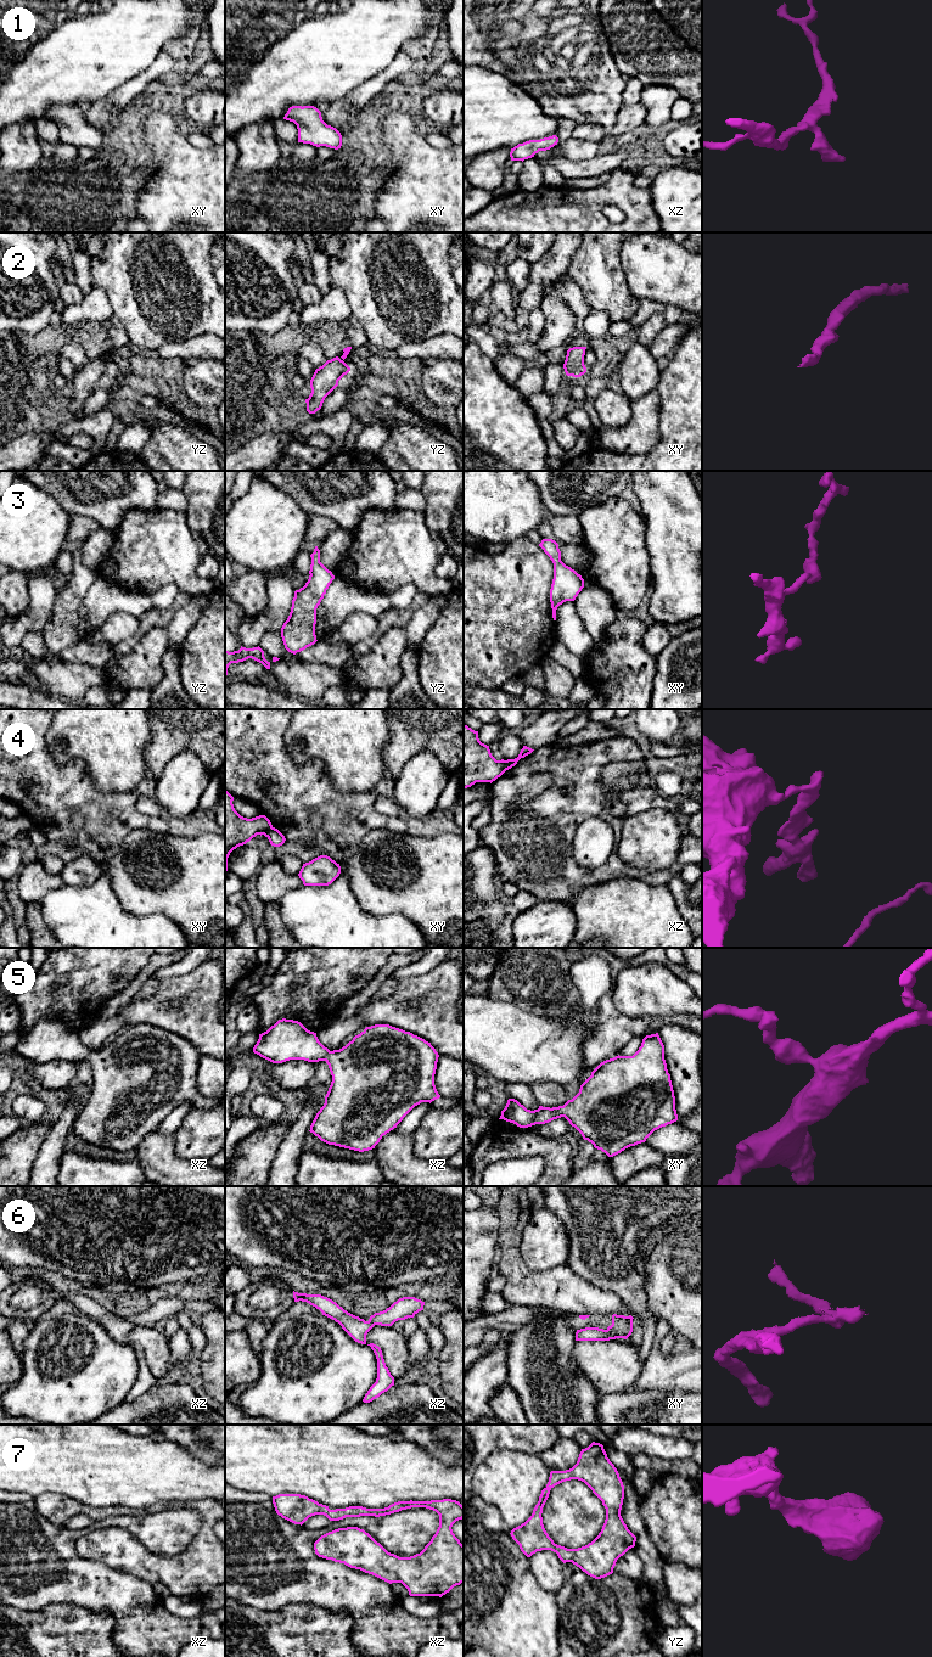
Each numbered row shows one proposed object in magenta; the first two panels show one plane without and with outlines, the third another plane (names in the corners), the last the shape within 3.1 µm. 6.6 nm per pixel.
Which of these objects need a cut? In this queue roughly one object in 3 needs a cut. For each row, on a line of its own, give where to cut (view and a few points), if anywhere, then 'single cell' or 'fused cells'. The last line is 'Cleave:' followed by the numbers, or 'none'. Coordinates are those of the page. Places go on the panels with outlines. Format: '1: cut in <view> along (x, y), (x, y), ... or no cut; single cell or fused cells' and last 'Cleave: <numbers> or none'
1: no cut; single cell
2: no cut; single cell
3: no cut; single cell
4: cut in xy along (271, 826), (262, 833); fused cells
5: no cut; single cell
6: cut in xy along (606, 1330), (617, 1337); fused cells
7: no cut; single cell
Cleave: 4, 6

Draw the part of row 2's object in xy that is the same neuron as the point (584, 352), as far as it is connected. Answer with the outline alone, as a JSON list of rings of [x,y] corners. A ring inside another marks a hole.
[[[573,347],[567,350],[563,369],[567,376],[580,377],[586,372],[584,355],[586,347]]]

